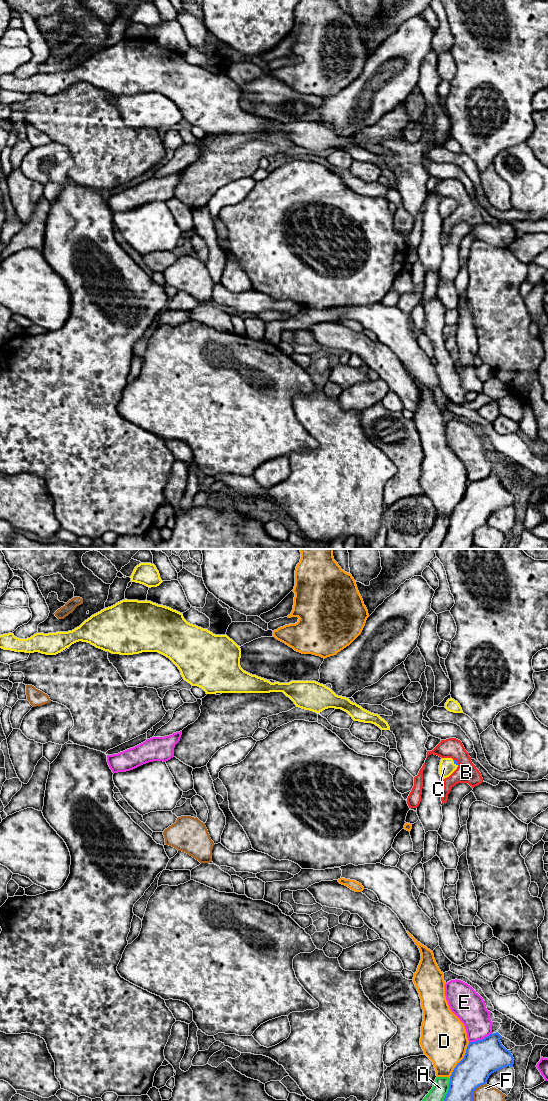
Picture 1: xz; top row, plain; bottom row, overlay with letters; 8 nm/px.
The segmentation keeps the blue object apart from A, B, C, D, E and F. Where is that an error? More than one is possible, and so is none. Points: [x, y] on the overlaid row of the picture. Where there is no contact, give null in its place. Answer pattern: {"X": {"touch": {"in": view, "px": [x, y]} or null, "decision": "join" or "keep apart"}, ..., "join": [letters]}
{"A": {"touch": {"in": "xz", "px": [449, 1089]}, "decision": "keep apart"}, "B": {"touch": {"in": "xz", "px": [457, 762]}, "decision": "keep apart"}, "C": {"touch": {"in": "xz", "px": [455, 763]}, "decision": "join"}, "D": {"touch": {"in": "xz", "px": [461, 1060]}, "decision": "keep apart"}, "E": {"touch": {"in": "xz", "px": [480, 1040]}, "decision": "keep apart"}, "F": {"touch": {"in": "xz", "px": [475, 1089]}, "decision": "keep apart"}, "join": ["C"]}

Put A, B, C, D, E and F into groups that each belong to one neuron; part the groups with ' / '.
A / B / C / D / E / F

